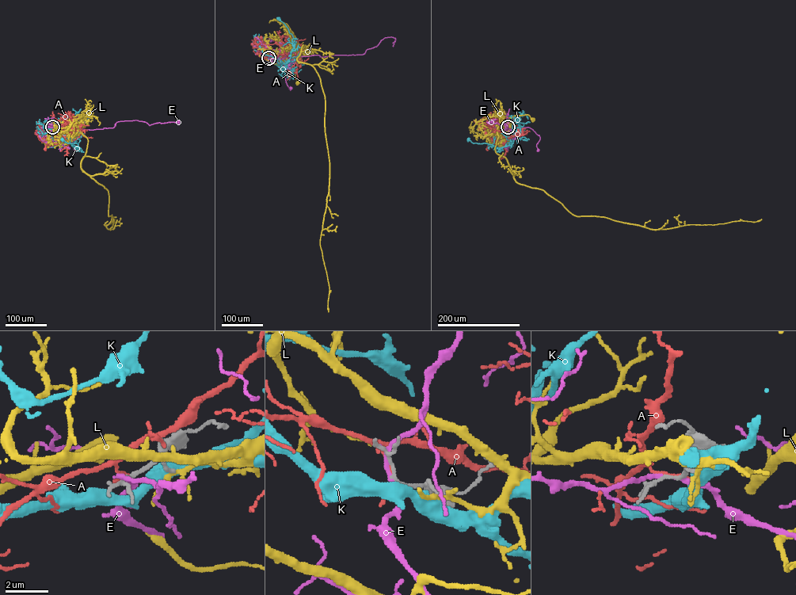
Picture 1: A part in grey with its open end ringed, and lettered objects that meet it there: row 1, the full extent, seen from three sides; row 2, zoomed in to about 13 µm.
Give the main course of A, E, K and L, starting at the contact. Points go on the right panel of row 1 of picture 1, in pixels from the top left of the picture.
A: (508, 127), (509, 123), (507, 122), (504, 131), (497, 135), (494, 144), (487, 149)
E: (508, 127), (512, 131), (531, 128), (540, 138), (536, 145), (538, 150)
K: (508, 127), (498, 131), (494, 138), (505, 147), (514, 137), (511, 145), (500, 147), (473, 143), (467, 139)
L: (508, 127), (512, 125), (503, 122), (516, 116), (528, 115), (532, 120)

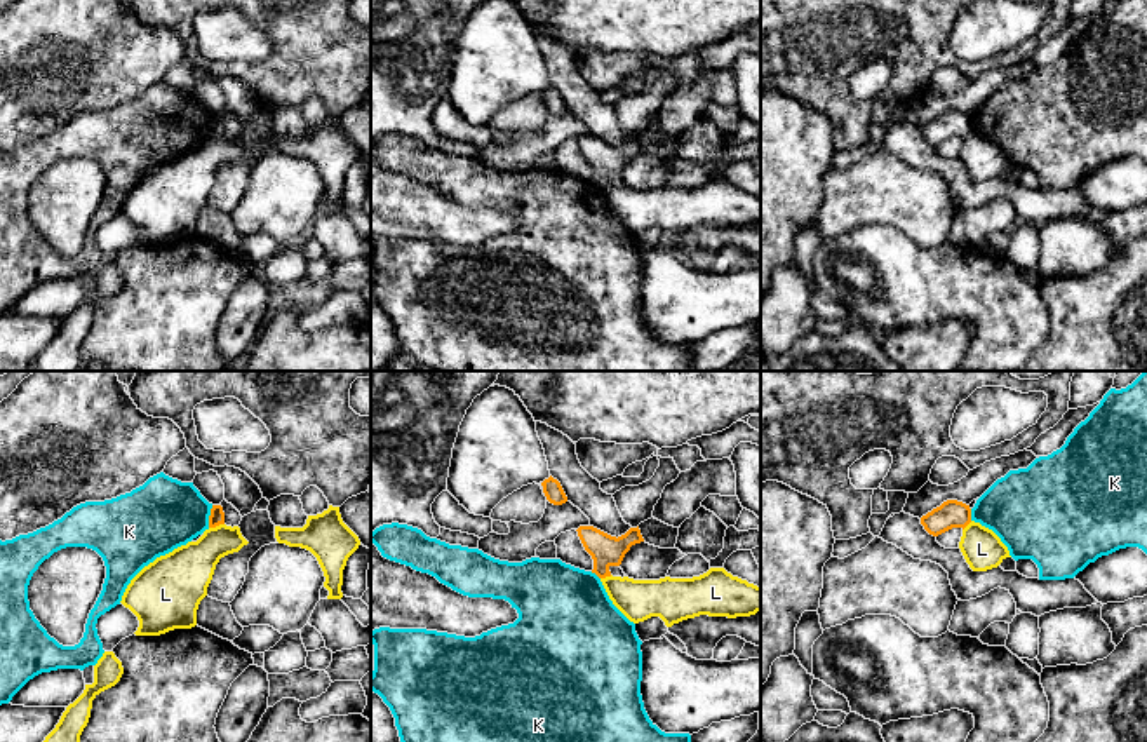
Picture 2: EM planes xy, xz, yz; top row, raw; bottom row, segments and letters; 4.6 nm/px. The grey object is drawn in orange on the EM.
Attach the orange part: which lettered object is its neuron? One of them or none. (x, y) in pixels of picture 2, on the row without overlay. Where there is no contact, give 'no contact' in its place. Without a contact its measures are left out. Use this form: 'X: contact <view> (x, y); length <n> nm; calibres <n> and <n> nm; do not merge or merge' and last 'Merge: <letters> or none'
A: no contact; do not merge
E: no contact; do not merge
K: contact xy (209, 126); length 110 nm; calibres 70 and 340 nm; do not merge
L: contact xy (216, 134); length 80 nm; calibres 70 and 220 nm; do not merge
Merge: none

